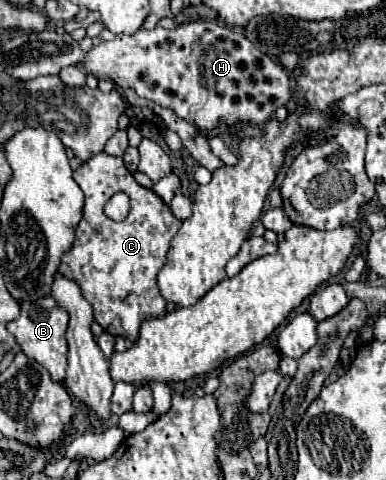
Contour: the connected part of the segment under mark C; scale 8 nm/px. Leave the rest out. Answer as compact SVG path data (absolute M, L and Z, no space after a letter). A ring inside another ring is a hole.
M102 151L102 153L94 155L92 159L84 161L84 165L74 171L74 181L82 187L82 191L86 195L84 215L76 229L76 241L74 241L72 249L64 255L58 273L64 275L66 279L78 283L84 299L94 309L94 319L102 325L104 331L108 331L114 337L130 339L134 343L138 339L138 331L144 321L166 315L166 299L162 297L162 293L156 285L156 275L166 263L170 241L178 233L182 221L172 215L168 205L152 189L146 189L136 183L134 175L124 167L122 157L112 157ZM118 191L124 191L130 197L130 213L124 221L112 221L104 215L106 201Z

